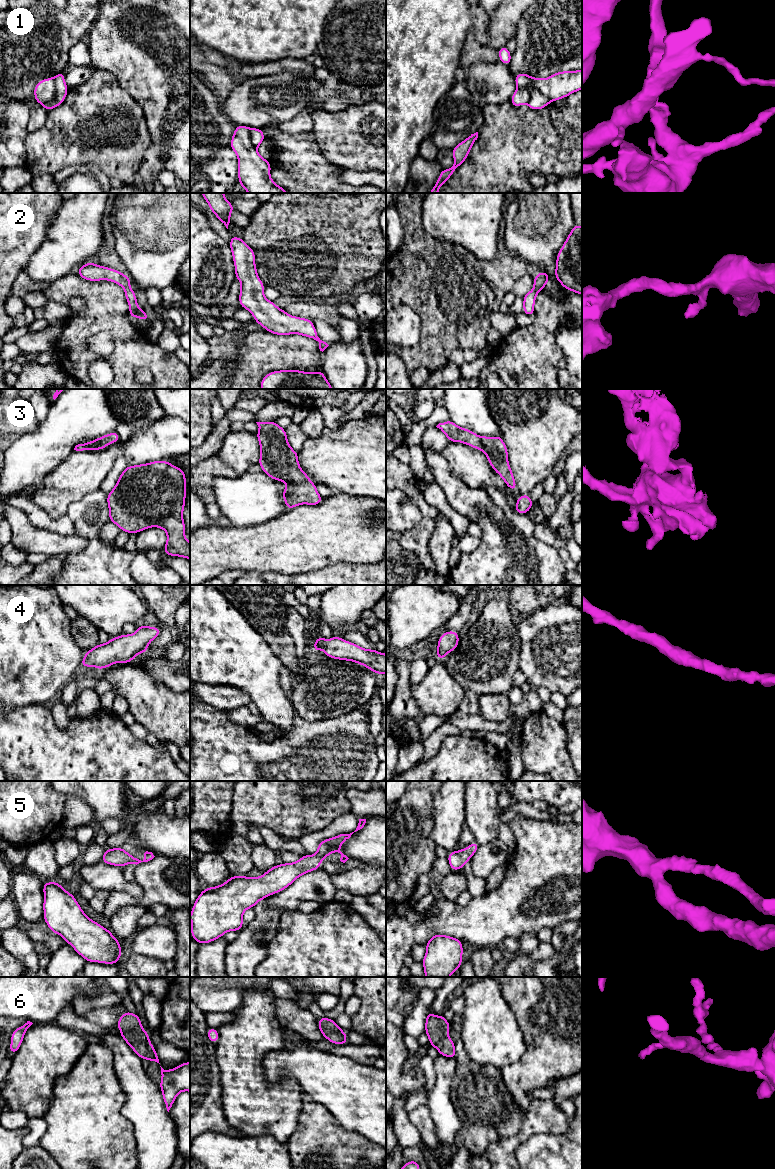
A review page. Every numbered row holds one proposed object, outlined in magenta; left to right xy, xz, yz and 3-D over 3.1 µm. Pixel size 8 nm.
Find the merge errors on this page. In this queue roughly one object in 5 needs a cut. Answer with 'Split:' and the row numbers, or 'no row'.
Split: 1

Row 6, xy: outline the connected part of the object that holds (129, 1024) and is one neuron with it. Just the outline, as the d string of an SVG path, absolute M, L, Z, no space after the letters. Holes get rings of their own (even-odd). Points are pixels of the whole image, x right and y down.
M126 1010L115 1026L120 1029L120 1036L137 1056L159 1063L157 1052L149 1040L149 1034L142 1028L141 1019L138 1015Z

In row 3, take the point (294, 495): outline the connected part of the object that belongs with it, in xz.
M276 421L256 422L259 431L256 437L260 444L260 459L257 464L262 468L262 472L271 479L285 482L288 486L283 489L283 500L290 510L302 504L318 505L323 498L316 489L316 484L310 481L310 477L301 469L298 461L298 452L293 450L288 443L286 430L276 424Z

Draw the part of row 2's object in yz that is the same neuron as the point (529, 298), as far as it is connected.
M542 271L539 272L533 278L533 289L523 296L523 313L528 316L532 316L533 314L535 314L534 305L536 301L536 296L548 284L549 274L547 272Z

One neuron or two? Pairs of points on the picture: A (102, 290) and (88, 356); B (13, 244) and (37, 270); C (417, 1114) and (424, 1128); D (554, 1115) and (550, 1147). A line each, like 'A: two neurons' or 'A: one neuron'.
A: one neuron
B: two neurons
C: one neuron
D: two neurons

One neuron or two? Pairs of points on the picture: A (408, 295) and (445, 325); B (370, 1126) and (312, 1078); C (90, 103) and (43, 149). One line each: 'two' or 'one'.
A: one
B: one
C: one

